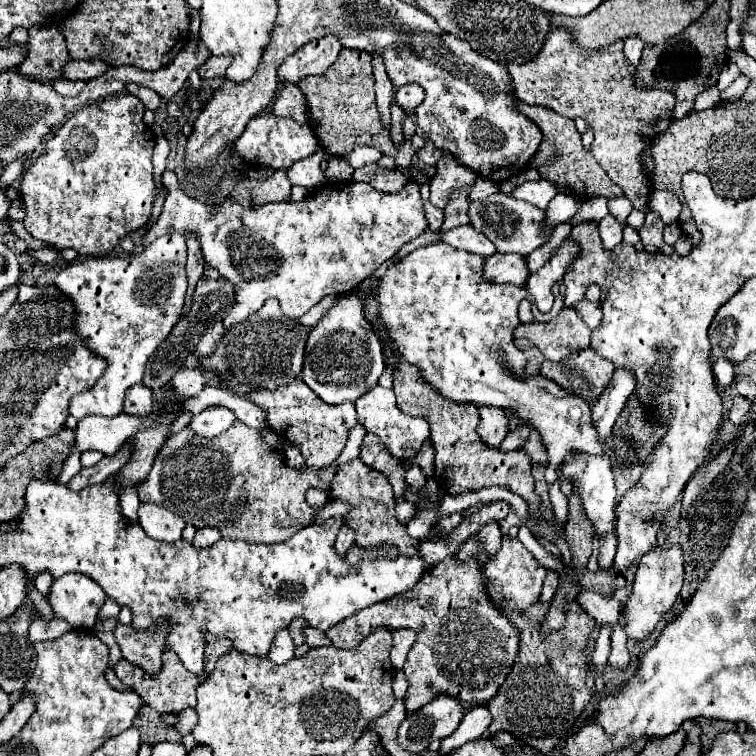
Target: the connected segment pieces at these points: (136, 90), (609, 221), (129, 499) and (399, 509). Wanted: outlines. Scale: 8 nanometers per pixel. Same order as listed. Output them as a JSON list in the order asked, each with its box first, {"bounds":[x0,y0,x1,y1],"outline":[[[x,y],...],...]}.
[{"bounds":[128,84,160,110],"outline":[[[130,84],[128,86],[128,92],[130,94],[134,94],[148,110],[156,110],[158,106],[160,106],[160,96],[156,94],[156,92],[152,92],[152,90],[148,90],[148,88],[142,88],[142,86],[134,86],[134,84]]]},{"bounds":[598,214,622,250],"outline":[[[608,214],[602,222],[598,222],[598,232],[604,250],[612,250],[622,242],[622,224],[612,214]]]},{"bounds":[118,488,140,520],"outline":[[[128,488],[128,492],[118,492],[118,498],[120,498],[120,506],[126,514],[126,518],[130,516],[132,520],[138,520],[136,512],[138,512],[138,506],[140,506],[140,500],[138,500],[138,494],[136,494],[138,488]]]},{"bounds":[396,498,416,524],"outline":[[[396,498],[396,518],[400,520],[400,524],[408,524],[410,516],[414,516],[414,514],[416,514],[416,506],[412,502]]]}]

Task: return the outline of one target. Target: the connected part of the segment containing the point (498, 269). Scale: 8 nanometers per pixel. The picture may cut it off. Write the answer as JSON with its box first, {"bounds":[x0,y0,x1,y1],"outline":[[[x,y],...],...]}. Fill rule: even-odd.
{"bounds":[484,254,530,286],"outline":[[[492,254],[484,260],[484,280],[488,282],[506,282],[524,286],[530,272],[524,256],[516,254]]]}

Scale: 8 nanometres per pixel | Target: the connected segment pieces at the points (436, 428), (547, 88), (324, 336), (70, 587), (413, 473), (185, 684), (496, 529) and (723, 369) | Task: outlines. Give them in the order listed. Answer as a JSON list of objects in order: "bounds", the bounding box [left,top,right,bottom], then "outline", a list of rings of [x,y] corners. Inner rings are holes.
[{"bounds":[394,358,542,520],"outline":[[[400,358],[398,370],[394,374],[394,394],[398,398],[398,408],[402,412],[422,416],[430,422],[430,440],[436,450],[434,480],[446,494],[458,496],[488,486],[502,486],[528,502],[534,520],[542,518],[542,498],[534,492],[534,478],[530,474],[532,464],[528,454],[524,450],[502,454],[500,450],[488,448],[476,434],[478,408],[474,404],[452,404],[452,400],[444,400],[440,392],[432,388],[432,384],[424,384],[424,380],[420,380],[420,370],[408,364],[404,358]]]},{"bounds":[508,28,674,248],"outline":[[[556,28],[548,34],[544,48],[530,60],[528,64],[512,64],[508,66],[508,74],[512,78],[514,96],[532,106],[552,108],[554,112],[576,118],[582,116],[586,124],[594,130],[594,142],[590,146],[596,162],[608,172],[610,180],[618,184],[624,194],[632,200],[634,208],[646,212],[644,226],[638,230],[644,244],[652,244],[660,248],[664,244],[664,224],[656,212],[648,208],[648,196],[652,190],[650,180],[644,176],[640,168],[638,154],[644,148],[644,140],[652,140],[654,136],[668,130],[674,94],[666,90],[640,90],[634,86],[634,72],[628,70],[628,64],[622,54],[622,42],[582,50],[572,44],[568,30]]]},{"bounds":[302,294,384,402],"outline":[[[356,294],[338,296],[336,304],[310,330],[306,340],[302,380],[324,380],[324,402],[356,402],[362,394],[376,386],[384,370],[384,356],[380,340],[370,330],[372,328],[362,314],[362,306]]]},{"bounds":[48,572,104,628],"outline":[[[76,572],[56,578],[48,592],[54,616],[72,624],[72,628],[92,628],[104,600],[100,586]]]},{"bounds":[406,464,426,492],"outline":[[[414,464],[412,468],[406,468],[406,480],[408,480],[410,490],[414,490],[414,492],[418,492],[418,488],[422,488],[426,484],[426,476],[418,464]]]},{"bounds":[114,652,200,714],"outline":[[[164,652],[164,654],[162,654],[162,660],[164,660],[162,670],[160,670],[160,674],[156,674],[156,676],[144,674],[144,670],[140,670],[140,668],[134,666],[134,664],[130,664],[128,660],[120,660],[120,662],[114,666],[114,672],[116,672],[116,676],[118,676],[126,686],[130,686],[130,688],[144,700],[144,704],[148,704],[150,708],[154,708],[154,710],[160,712],[160,714],[170,714],[170,712],[178,714],[178,712],[182,712],[182,710],[188,708],[188,706],[194,708],[194,706],[196,706],[196,688],[200,686],[198,676],[192,674],[192,672],[188,672],[188,670],[182,666],[180,658],[178,658],[174,652]]]},{"bounds":[476,522,502,558],"outline":[[[488,522],[488,524],[476,534],[476,542],[486,550],[486,556],[492,558],[492,556],[500,550],[500,542],[502,542],[500,524],[498,524],[498,522]]]},{"bounds":[712,358,734,388],"outline":[[[724,358],[716,360],[714,366],[712,366],[712,370],[714,370],[714,376],[716,376],[720,388],[728,388],[732,384],[732,380],[734,380],[734,368],[732,368],[732,364],[728,360],[724,360]]]}]

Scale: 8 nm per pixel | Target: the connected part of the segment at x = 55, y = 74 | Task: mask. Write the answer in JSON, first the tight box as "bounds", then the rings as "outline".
{"bounds":[20,26,70,82],"outline":[[[32,26],[28,28],[28,34],[30,54],[24,64],[20,64],[20,74],[24,78],[34,78],[40,82],[52,82],[60,78],[64,64],[68,64],[70,60],[64,36],[54,26]]]}

